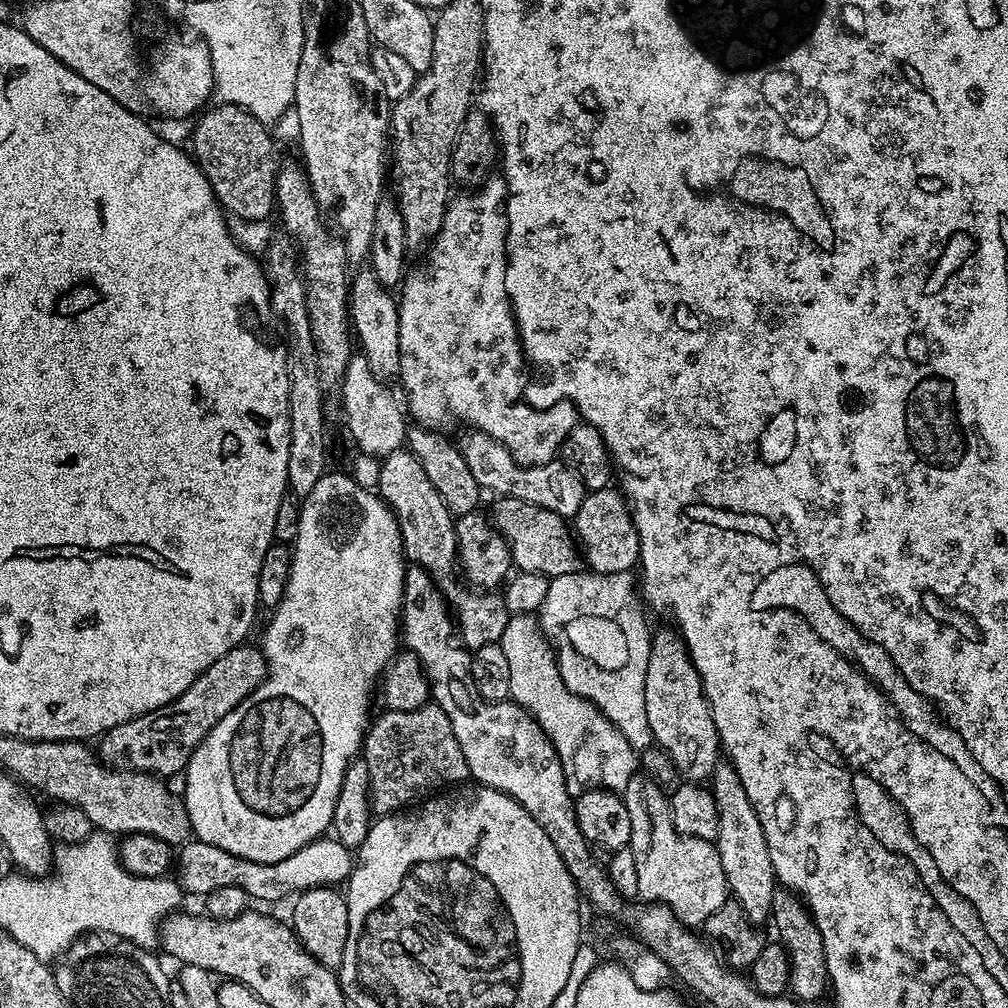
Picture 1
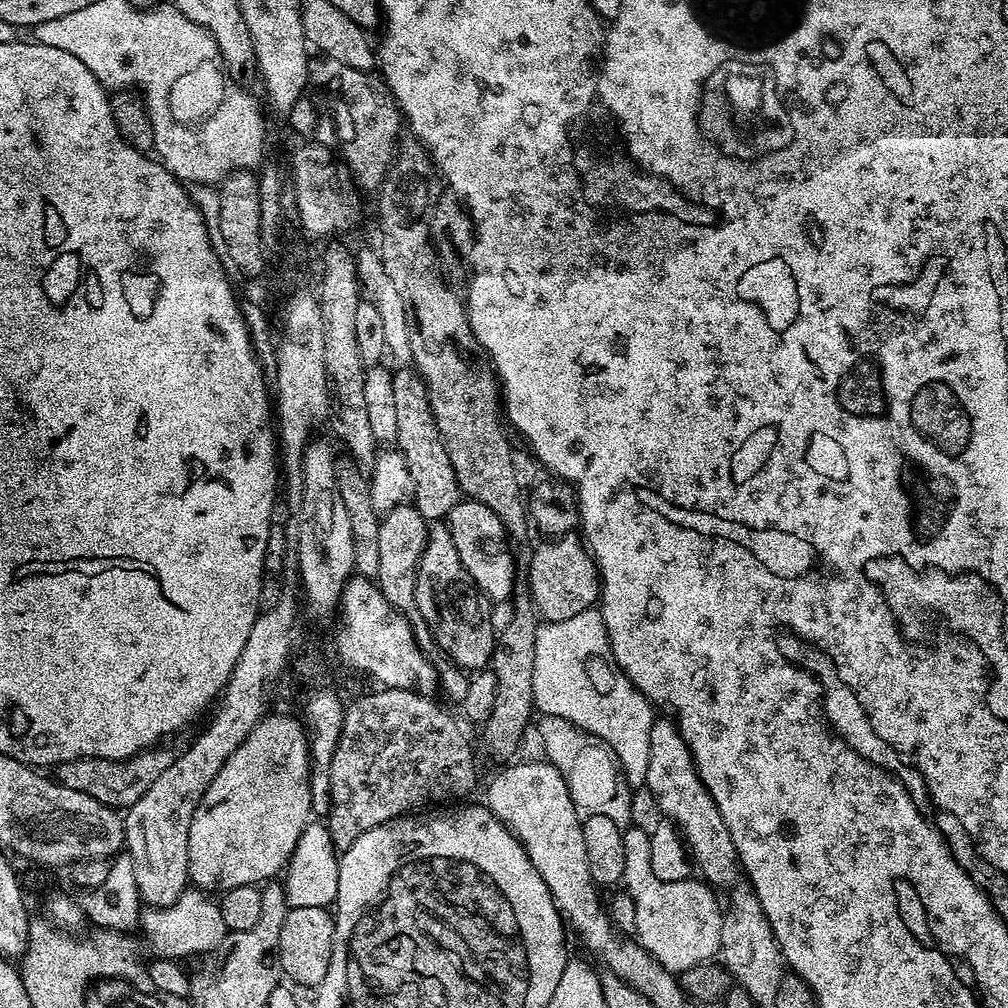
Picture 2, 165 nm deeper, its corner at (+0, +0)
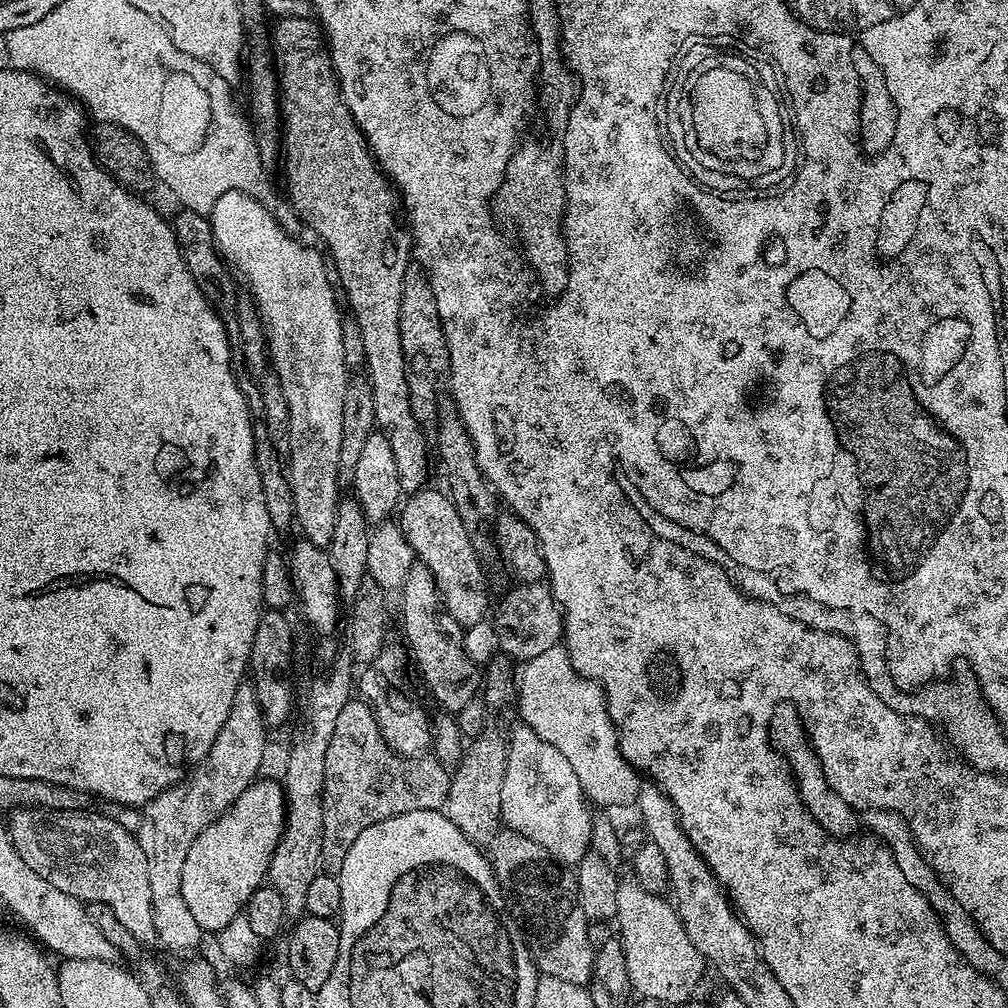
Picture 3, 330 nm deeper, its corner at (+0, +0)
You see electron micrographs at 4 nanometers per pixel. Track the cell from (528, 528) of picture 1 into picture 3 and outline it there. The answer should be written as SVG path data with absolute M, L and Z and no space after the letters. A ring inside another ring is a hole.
M425 486L403 501L398 523L406 534L406 542L416 551L417 561L430 570L440 592L443 611L465 630L489 615L488 588L484 585L486 572L480 567L474 546L470 546L470 538L466 538L466 530L462 530L462 518L454 510L452 497L432 487Z

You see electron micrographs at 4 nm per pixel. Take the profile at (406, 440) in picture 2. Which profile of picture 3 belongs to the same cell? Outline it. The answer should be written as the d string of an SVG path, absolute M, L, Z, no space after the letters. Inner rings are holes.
M311 15L281 16L271 25L270 39L276 58L276 70L280 73L282 168L284 164L288 200L292 203L293 210L324 239L324 244L328 247L327 255L330 257L335 279L338 284L340 279L339 287L342 292L344 287L344 292L348 295L348 304L352 307L351 319L356 320L358 329L362 332L362 345L365 346L363 367L374 390L374 414L377 425L390 442L390 450L394 450L394 463L398 466L401 493L418 492L429 483L430 444L429 441L428 444L424 441L425 429L410 410L406 362L396 321L396 314L402 310L404 279L410 271L410 261L414 256L412 234L402 223L401 217L400 220L396 217L398 193L388 177L381 172L380 165L377 164L371 148L368 147L368 141L364 138L364 131L356 125L342 98L340 82L336 79L335 70L332 69L332 58L325 47L326 37L319 23Z

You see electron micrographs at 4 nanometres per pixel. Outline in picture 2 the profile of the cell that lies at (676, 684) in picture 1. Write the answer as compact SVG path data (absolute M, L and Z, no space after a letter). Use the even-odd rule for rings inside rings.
M653 719L650 726L650 764L646 766L646 778L643 787L648 788L652 800L656 803L655 811L665 821L675 824L684 837L689 857L695 871L705 884L713 889L731 889L737 883L738 861L734 850L734 838L722 822L722 814L714 798L706 790L702 778L696 773L696 763L692 760L690 750L677 728L675 719Z

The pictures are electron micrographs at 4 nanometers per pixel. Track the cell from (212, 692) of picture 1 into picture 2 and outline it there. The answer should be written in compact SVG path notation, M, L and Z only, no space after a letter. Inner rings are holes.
M164 747L145 748L137 756L131 756L129 760L107 760L93 756L74 758L70 762L55 765L54 779L56 783L70 790L90 794L90 798L102 802L108 808L127 810L134 802L138 802L138 798L142 798L142 794L146 794L146 790L150 790L154 778L159 778L175 762L178 755L177 749Z

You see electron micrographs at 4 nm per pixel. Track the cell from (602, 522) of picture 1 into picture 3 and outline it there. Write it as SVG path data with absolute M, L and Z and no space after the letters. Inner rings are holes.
M536 581L532 584L521 583L516 587L518 588L501 602L496 616L494 612L494 623L500 652L509 659L524 664L543 651L559 647L564 635L564 615L559 605L556 605L547 583Z

